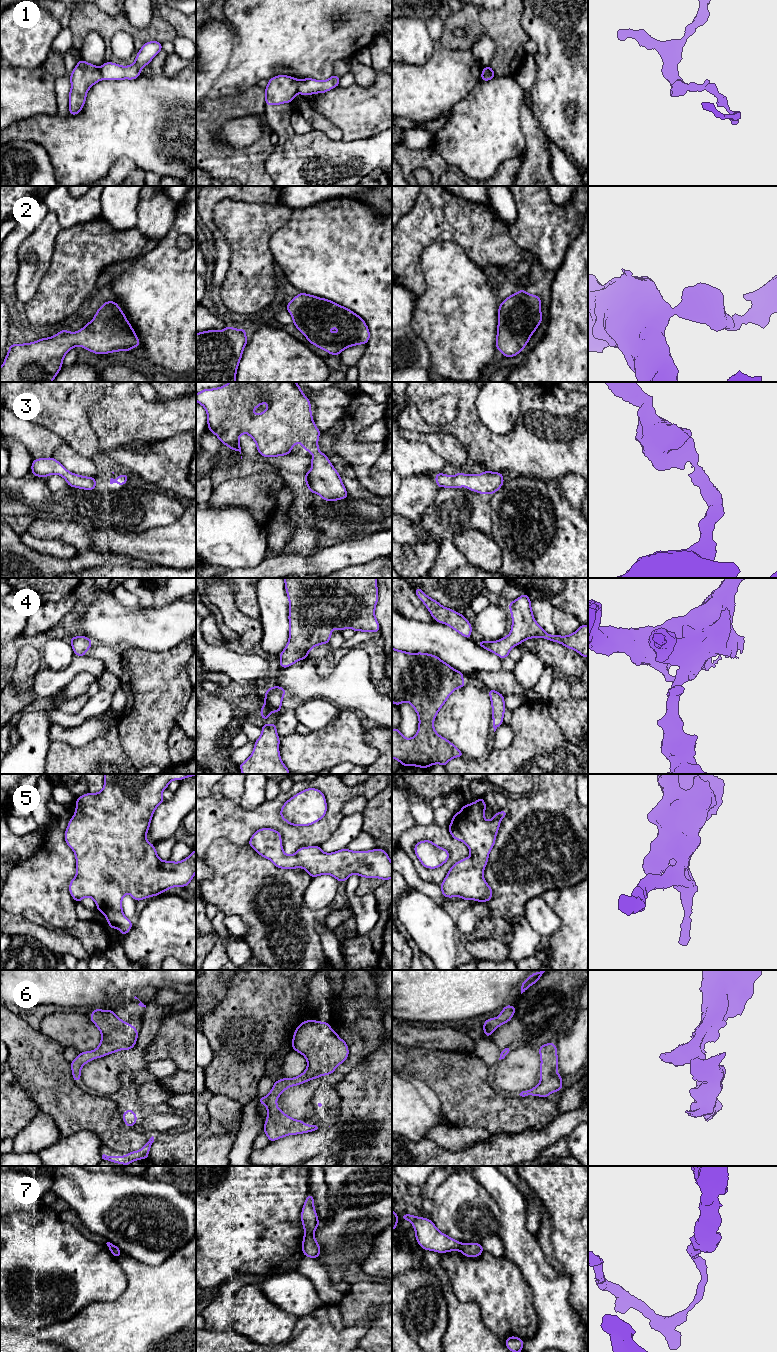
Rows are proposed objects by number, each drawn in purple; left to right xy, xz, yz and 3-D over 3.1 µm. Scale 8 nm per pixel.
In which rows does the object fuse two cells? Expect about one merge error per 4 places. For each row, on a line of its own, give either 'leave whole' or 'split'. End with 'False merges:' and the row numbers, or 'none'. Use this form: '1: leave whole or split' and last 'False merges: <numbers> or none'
1: split
2: leave whole
3: leave whole
4: leave whole
5: leave whole
6: leave whole
7: split
False merges: 1, 7

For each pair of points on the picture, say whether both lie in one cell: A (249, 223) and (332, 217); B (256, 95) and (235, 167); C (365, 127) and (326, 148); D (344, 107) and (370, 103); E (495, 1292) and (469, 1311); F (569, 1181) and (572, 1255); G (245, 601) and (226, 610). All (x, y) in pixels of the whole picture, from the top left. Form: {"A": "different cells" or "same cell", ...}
{"A": "different cells", "B": "same cell", "C": "different cells", "D": "same cell", "E": "different cells", "F": "same cell", "G": "different cells"}

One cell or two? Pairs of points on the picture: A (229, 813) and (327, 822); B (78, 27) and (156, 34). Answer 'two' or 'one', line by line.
A: one
B: one

